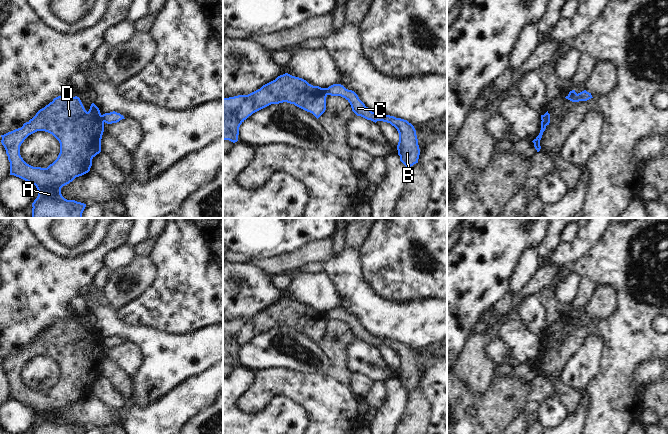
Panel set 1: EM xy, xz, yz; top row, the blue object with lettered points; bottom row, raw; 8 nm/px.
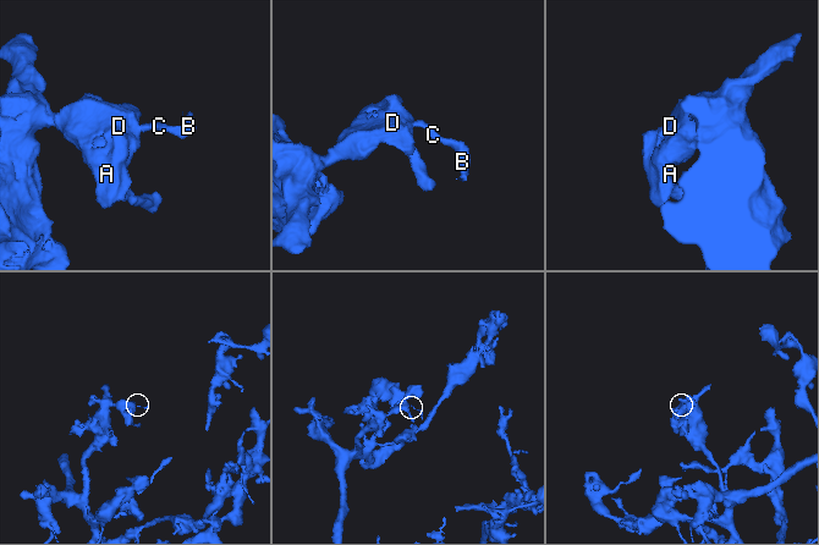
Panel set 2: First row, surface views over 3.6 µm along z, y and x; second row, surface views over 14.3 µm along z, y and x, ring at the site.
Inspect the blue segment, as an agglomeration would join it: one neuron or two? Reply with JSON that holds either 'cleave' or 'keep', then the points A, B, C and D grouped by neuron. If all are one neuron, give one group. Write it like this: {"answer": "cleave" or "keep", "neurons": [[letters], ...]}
{"answer": "cleave", "neurons": [["A", "D"], ["B", "C"]]}

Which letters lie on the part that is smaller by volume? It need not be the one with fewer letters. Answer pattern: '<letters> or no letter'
B, C

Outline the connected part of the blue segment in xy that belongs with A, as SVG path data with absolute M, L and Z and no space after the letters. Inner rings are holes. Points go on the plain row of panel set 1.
M58 320L40 333L36 339L21 352L1 359L1 367L10 386L10 399L19 401L36 410L38 420L32 427L32 434L84 434L86 428L67 424L61 418L61 412L76 401L90 395L92 383L101 376L101 363L104 356L104 345L99 332L92 327L87 336L79 321ZM37 355L52 358L60 367L57 383L47 392L33 391L27 388L20 379L20 370L24 364Z

